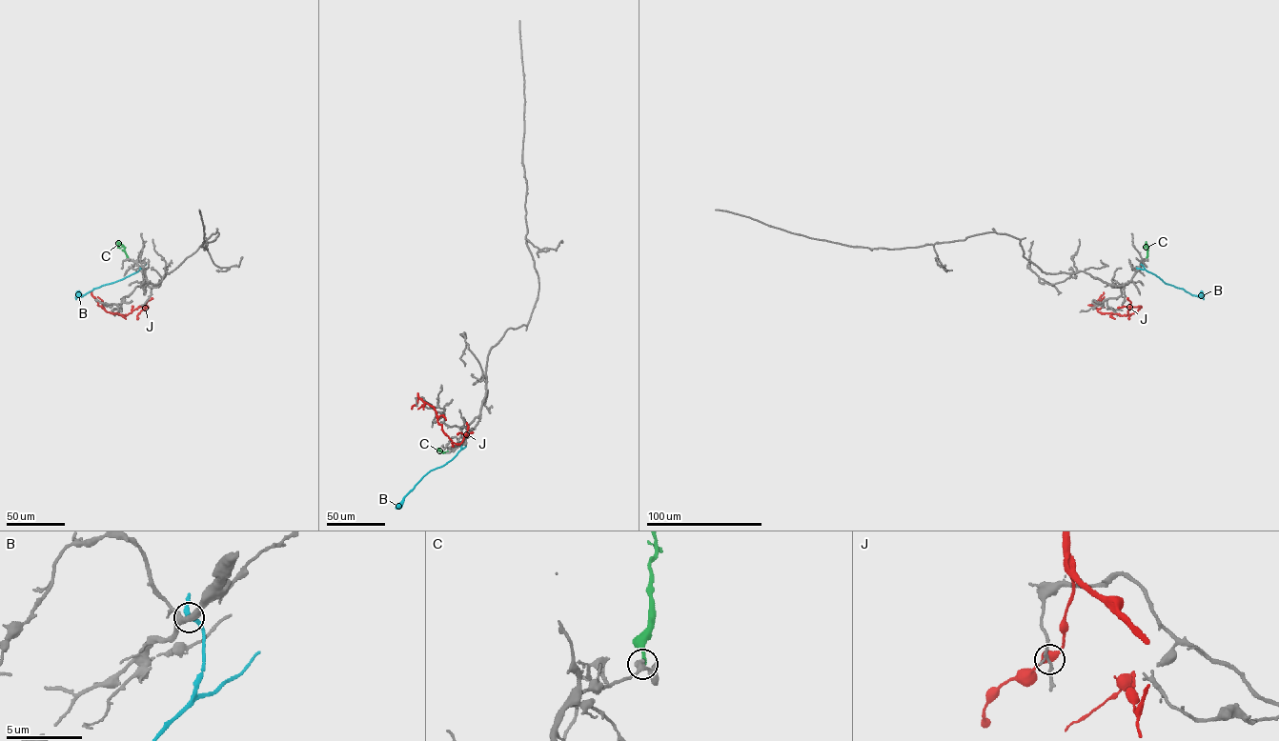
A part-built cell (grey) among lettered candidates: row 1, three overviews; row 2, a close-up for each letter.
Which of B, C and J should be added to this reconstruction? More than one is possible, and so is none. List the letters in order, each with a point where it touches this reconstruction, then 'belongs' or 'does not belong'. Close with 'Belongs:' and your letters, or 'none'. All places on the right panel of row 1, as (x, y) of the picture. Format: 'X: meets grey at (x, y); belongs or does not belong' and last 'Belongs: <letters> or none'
B: meets grey at (1138, 269); does not belong
C: meets grey at (1147, 259); does not belong
J: meets grey at (1099, 300); does not belong
Belongs: none

